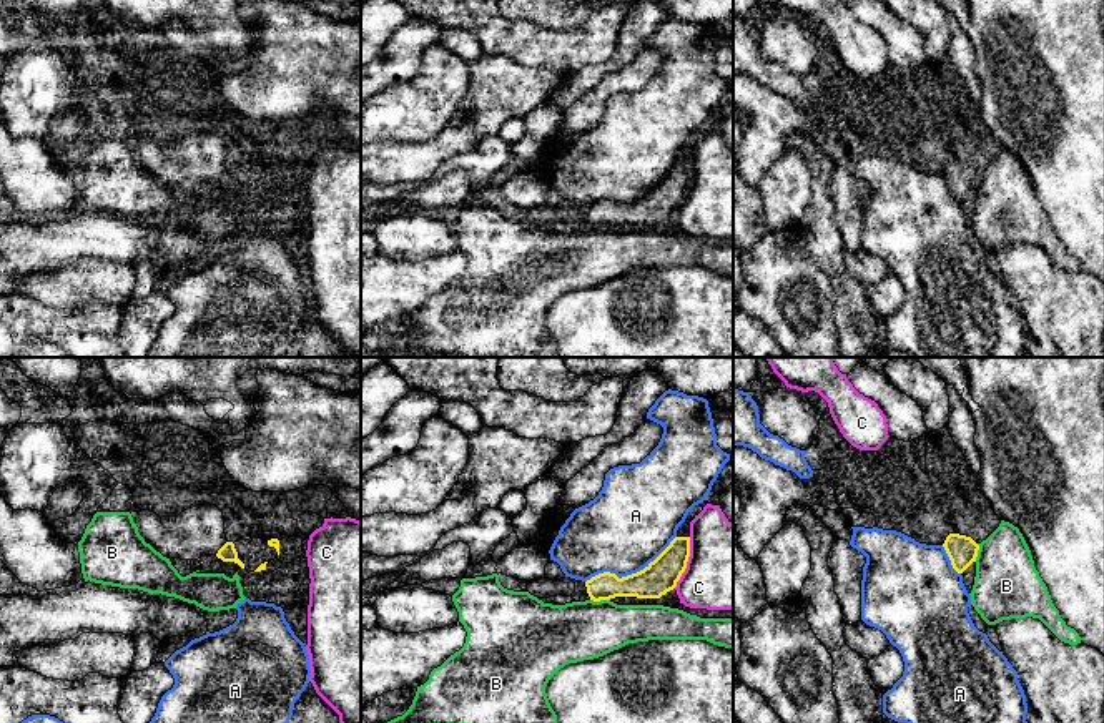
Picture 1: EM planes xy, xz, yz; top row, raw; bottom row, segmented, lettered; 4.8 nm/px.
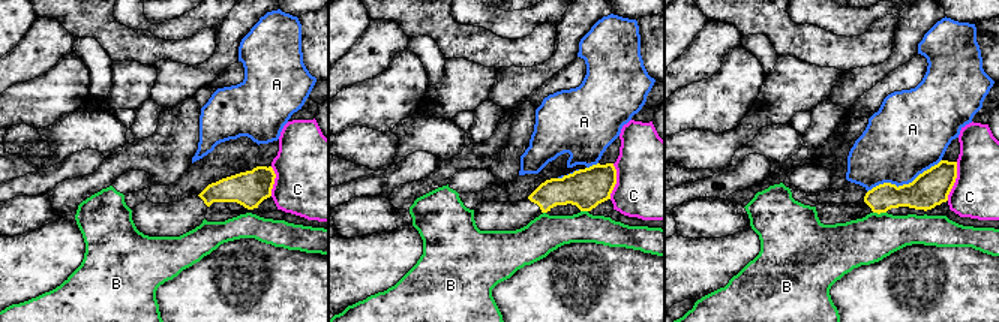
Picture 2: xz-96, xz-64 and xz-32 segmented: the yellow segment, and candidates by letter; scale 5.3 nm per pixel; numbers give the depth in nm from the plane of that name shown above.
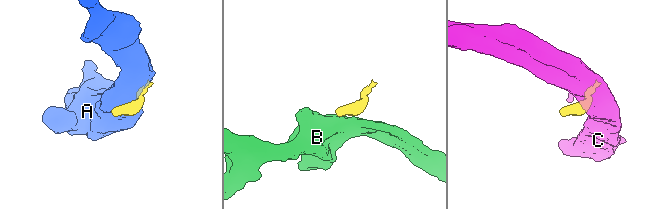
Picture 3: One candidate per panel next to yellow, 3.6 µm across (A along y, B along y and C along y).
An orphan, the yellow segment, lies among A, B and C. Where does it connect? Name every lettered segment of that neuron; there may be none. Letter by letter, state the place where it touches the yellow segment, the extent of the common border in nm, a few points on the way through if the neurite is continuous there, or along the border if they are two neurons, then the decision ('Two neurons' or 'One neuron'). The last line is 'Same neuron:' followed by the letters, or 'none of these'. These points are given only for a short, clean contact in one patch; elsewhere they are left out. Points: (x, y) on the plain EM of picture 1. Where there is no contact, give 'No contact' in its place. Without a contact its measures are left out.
A: Touches yellow at xz (632, 201). Shared border 500 nm. Two neurons
B: Touches yellow at xz (601, 226). Shared border 100 nm. Two neurons
C: Touches yellow at xz (687, 188). Shared border 260 nm. Boundary: xz (690, 165), (687, 195), (674, 215). Two neurons
Same neuron: none of these

